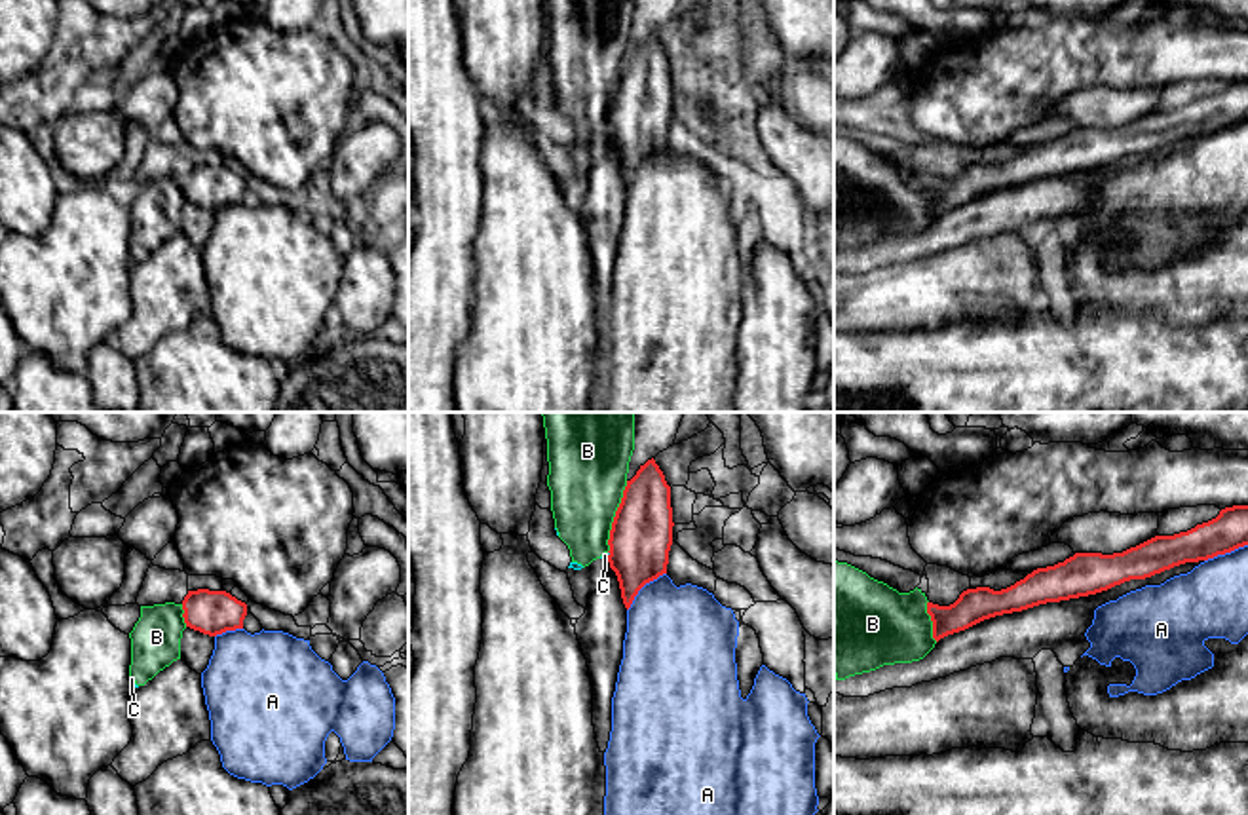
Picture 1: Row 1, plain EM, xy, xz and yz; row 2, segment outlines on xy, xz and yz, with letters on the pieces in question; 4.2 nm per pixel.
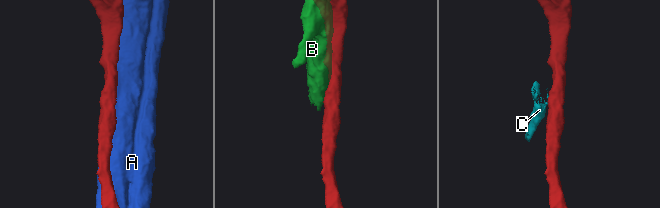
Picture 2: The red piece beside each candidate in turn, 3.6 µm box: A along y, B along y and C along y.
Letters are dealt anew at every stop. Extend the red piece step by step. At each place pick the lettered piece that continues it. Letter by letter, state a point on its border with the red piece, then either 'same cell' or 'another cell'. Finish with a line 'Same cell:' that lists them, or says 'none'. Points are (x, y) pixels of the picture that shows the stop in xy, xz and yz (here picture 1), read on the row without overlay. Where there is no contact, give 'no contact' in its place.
A: meets red in xz at (642, 160); another cell
B: meets red in xz at (614, 92); another cell
C: meets red in xz at (608, 130); another cell
Same cell: none

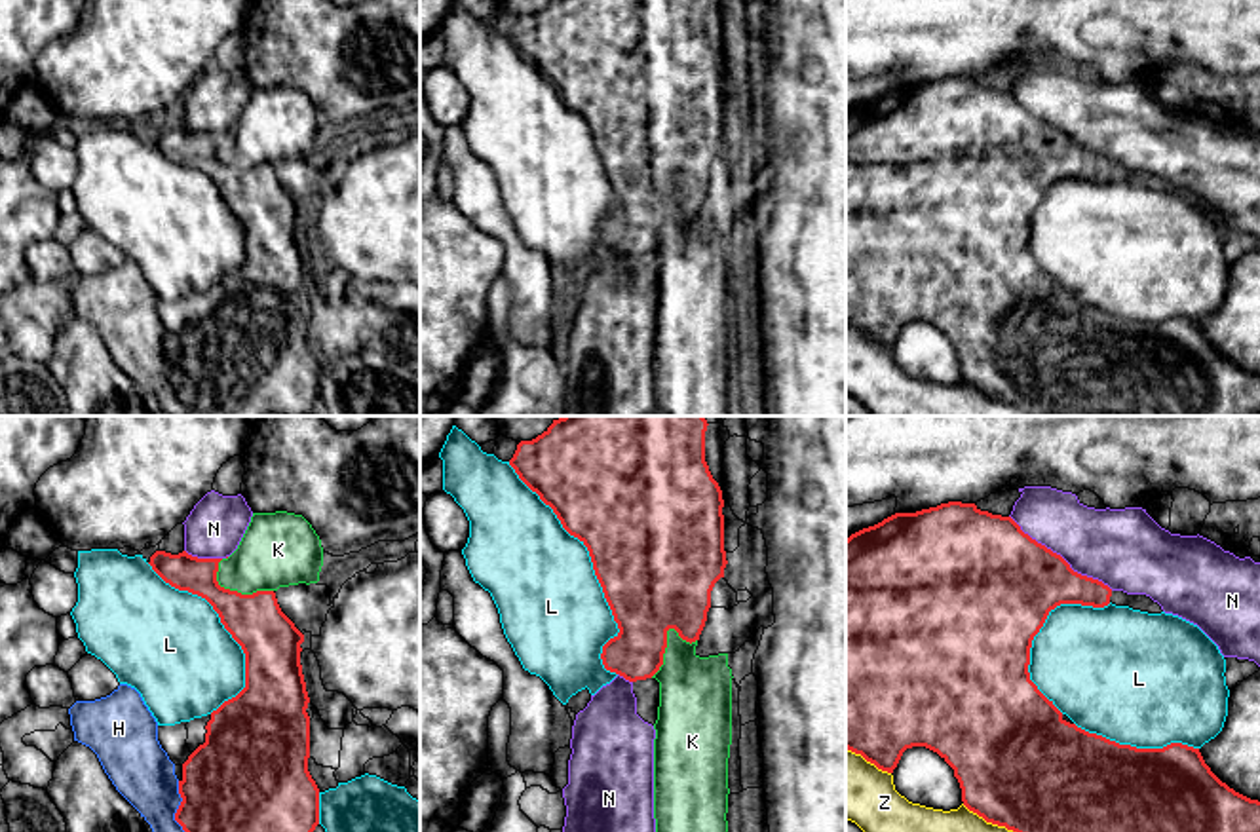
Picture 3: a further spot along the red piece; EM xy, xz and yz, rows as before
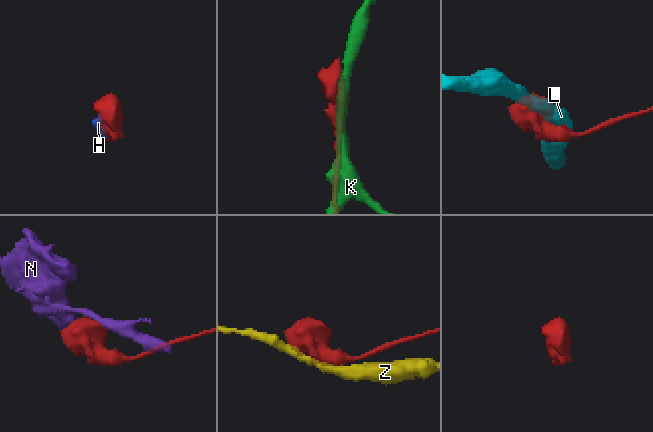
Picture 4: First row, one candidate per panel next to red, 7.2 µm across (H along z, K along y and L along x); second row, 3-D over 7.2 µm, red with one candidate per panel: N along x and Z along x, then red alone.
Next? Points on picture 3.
H: meets red in xy at (177, 384); same cell
K: meets red in xy at (236, 166); another cell
L: meets red in xz at (593, 143); another cell
N: meets red in yz at (1061, 132); another cell
Z: meets red in yz at (1000, 399); another cell
Same cell: H

